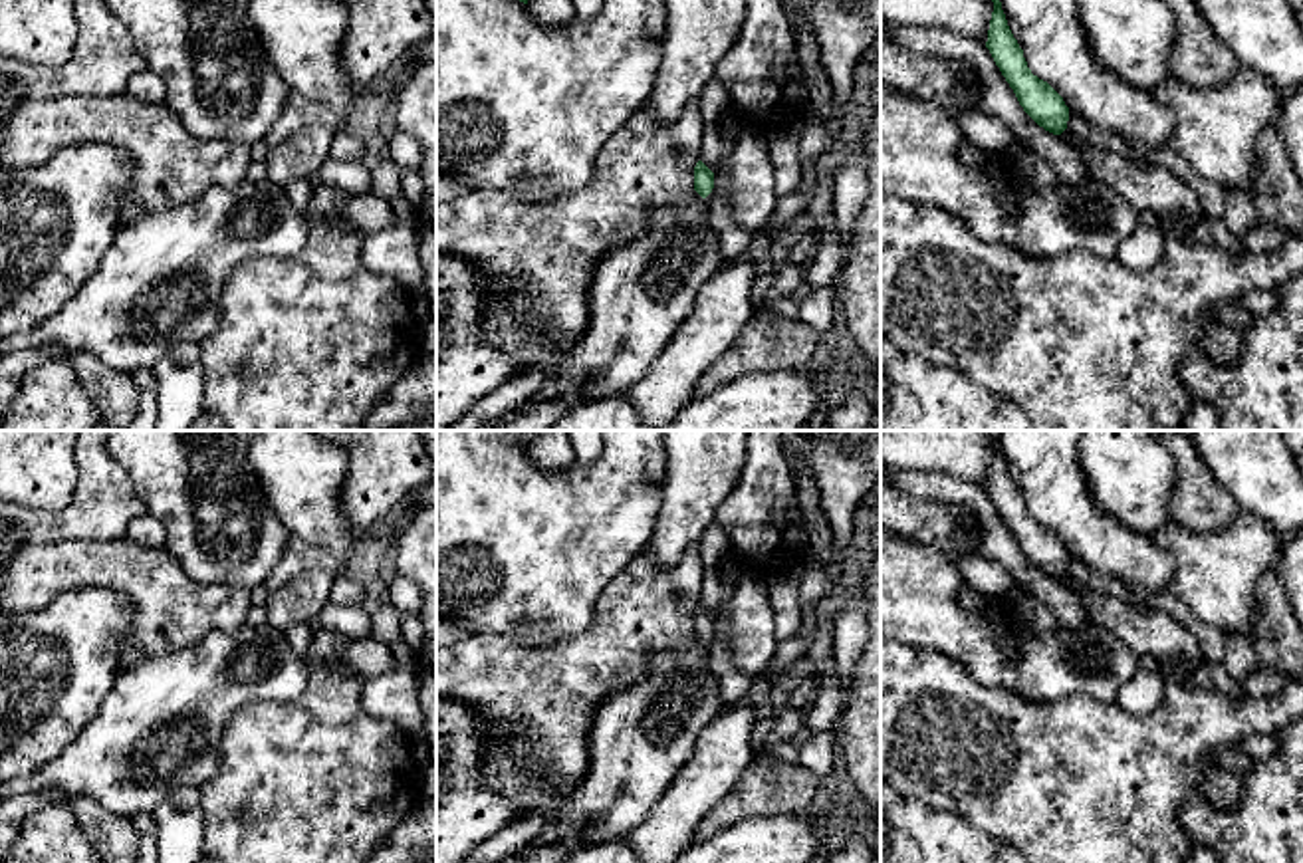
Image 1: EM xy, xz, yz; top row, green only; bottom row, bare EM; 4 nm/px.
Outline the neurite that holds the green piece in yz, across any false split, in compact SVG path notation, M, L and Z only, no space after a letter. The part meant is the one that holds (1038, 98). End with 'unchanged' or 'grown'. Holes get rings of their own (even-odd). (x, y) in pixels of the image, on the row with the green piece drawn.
M992 2L994 12L986 48L990 50L996 65L1013 89L1023 111L1045 131L1061 135L1067 129L1069 107L1047 81L1031 73L1023 58L1023 50L1019 48L1007 26L1002 2Z; unchanged

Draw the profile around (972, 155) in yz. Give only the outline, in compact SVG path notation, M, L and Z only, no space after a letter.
M968 139L960 147L960 159L972 169L992 169L998 161L996 155L972 145Z

